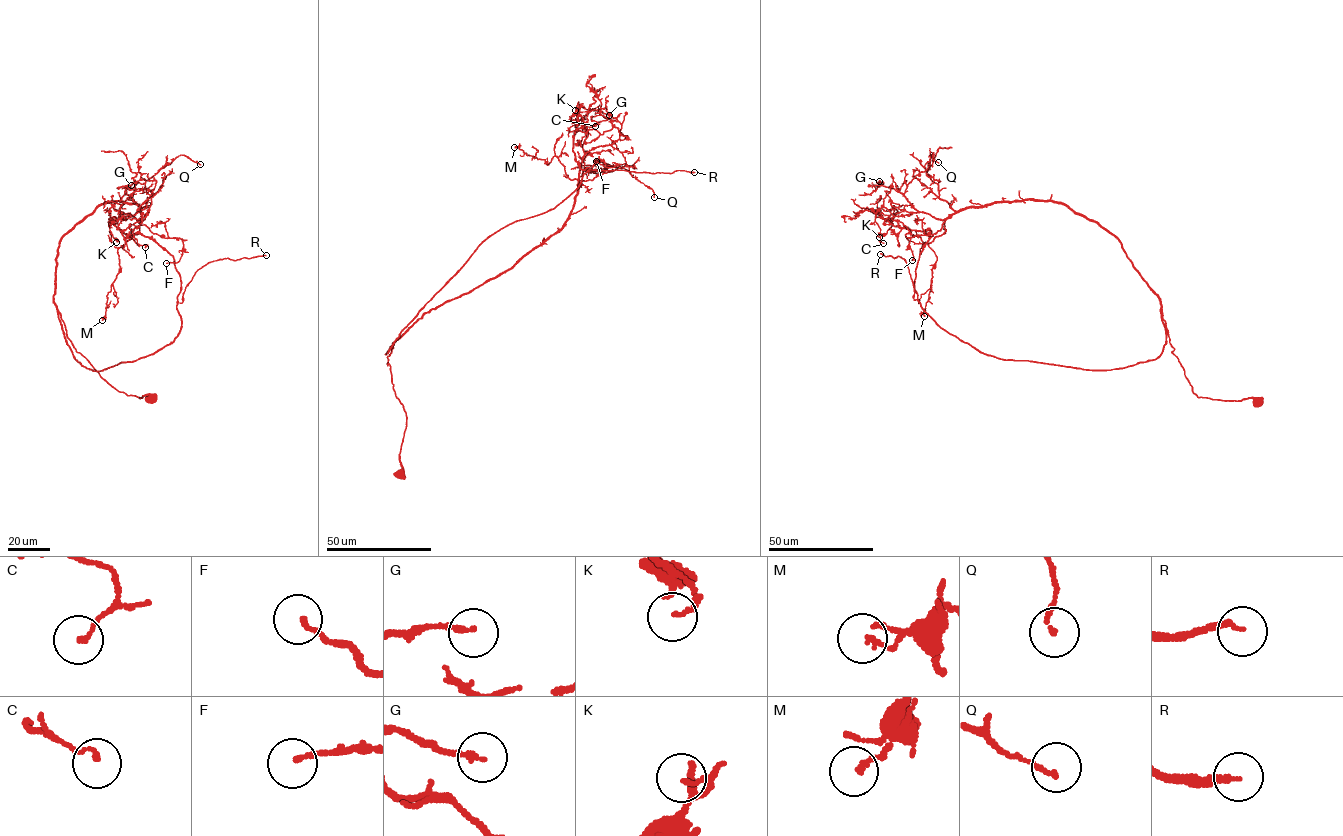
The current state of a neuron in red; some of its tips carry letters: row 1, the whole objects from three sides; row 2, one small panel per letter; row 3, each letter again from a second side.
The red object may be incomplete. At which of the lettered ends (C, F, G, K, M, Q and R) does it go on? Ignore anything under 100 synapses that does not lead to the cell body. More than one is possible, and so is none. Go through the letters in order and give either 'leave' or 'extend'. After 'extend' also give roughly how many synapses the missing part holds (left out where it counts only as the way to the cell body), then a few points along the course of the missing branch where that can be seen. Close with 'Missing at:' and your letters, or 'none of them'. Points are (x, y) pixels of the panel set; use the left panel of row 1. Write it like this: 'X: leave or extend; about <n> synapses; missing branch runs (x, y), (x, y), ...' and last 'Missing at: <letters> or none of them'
C: leave
F: leave
G: leave
K: leave
M: leave
Q: leave
R: extend; about 140 synapses
Missing at: R

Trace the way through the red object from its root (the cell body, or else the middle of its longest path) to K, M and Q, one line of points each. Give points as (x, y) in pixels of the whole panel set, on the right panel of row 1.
K: (1256, 401), (1197, 397), (1159, 296), (1119, 240), (1062, 203), (994, 201), (942, 219), (903, 210), (879, 237)
M: (1256, 401), (1197, 397), (1159, 296), (1119, 240), (1062, 203), (949, 216), (928, 245), (924, 316)
Q: (1256, 401), (1197, 397), (1160, 297), (1112, 235), (1050, 201), (955, 210), (926, 173), (932, 152), (938, 162)

